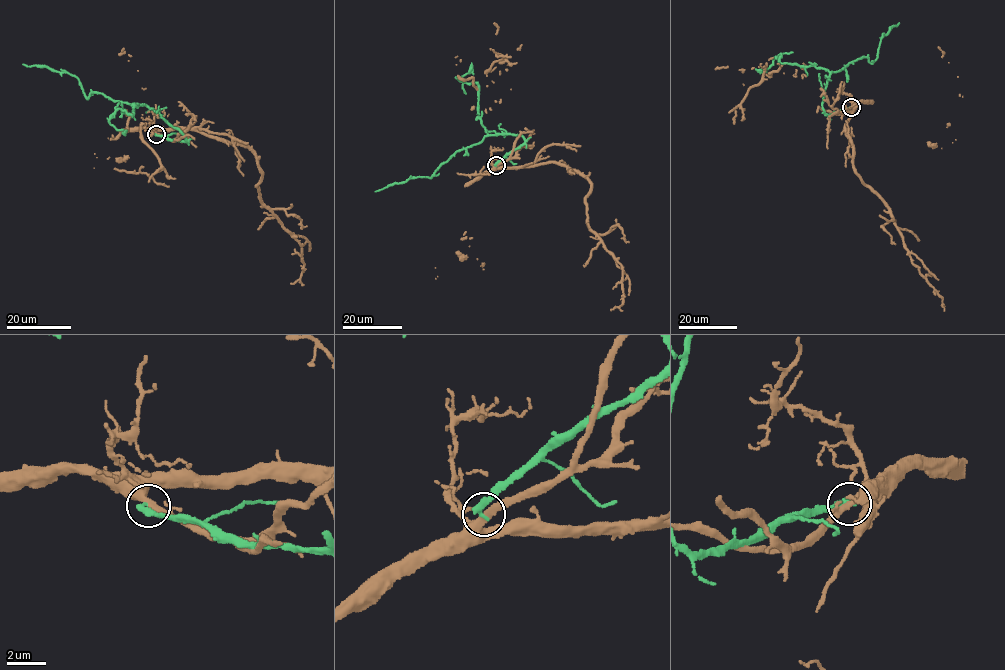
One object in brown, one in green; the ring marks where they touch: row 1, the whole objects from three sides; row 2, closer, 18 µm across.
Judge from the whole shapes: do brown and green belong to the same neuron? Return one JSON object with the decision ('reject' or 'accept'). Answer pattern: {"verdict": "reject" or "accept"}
{"verdict": "reject"}

